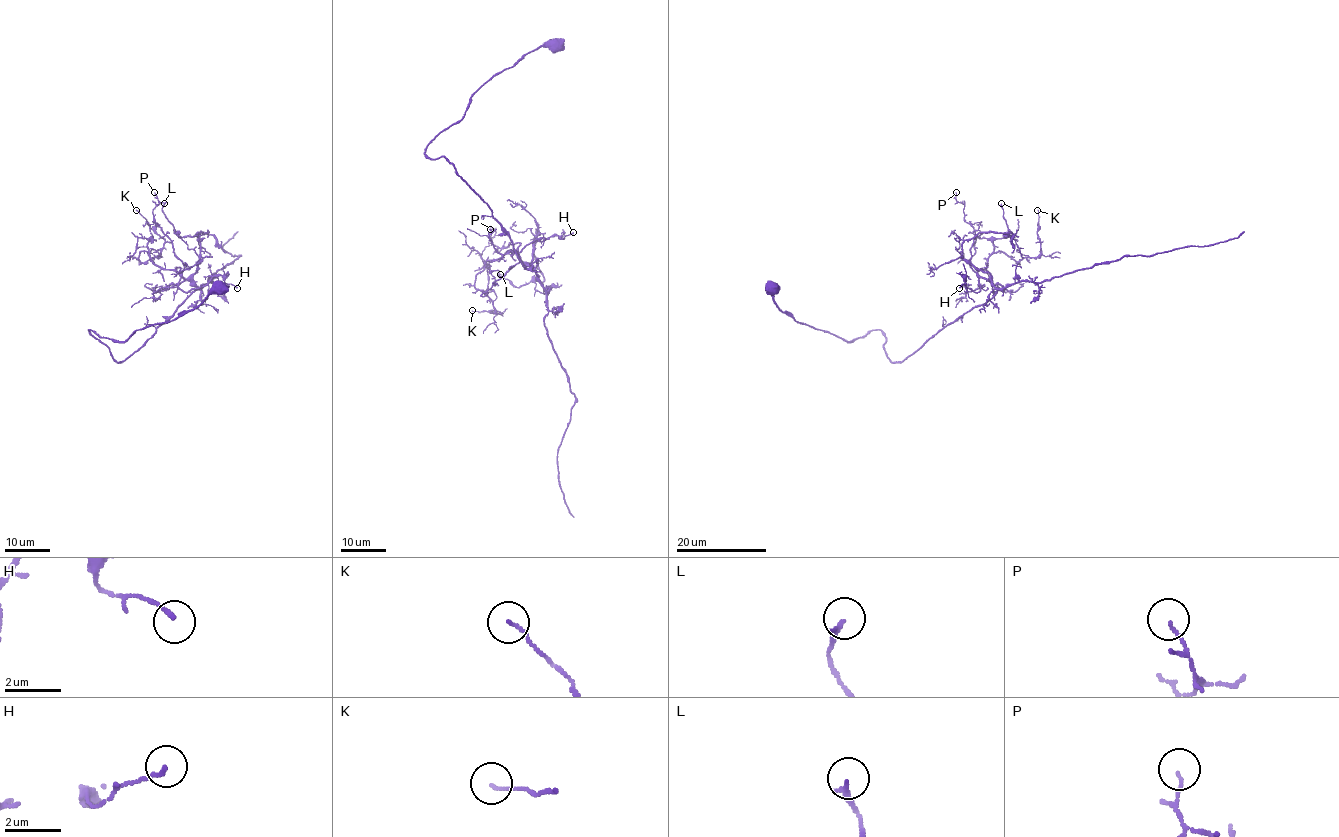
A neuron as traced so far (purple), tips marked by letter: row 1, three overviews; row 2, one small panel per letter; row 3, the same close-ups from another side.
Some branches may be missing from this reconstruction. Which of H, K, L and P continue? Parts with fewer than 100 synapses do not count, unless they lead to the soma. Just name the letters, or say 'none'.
none

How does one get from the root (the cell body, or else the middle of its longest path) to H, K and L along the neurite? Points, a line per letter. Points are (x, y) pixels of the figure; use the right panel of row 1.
H: (771, 289), (797, 322), (847, 341), (880, 330), (902, 363), (997, 290), (963, 276), (959, 288)
K: (771, 289), (847, 341), (880, 330), (902, 363), (994, 295), (977, 273), (993, 253), (1038, 255), (1037, 210)
L: (771, 289), (797, 322), (847, 341), (880, 330), (902, 363), (994, 295), (962, 244), (1014, 236), (1001, 203)

